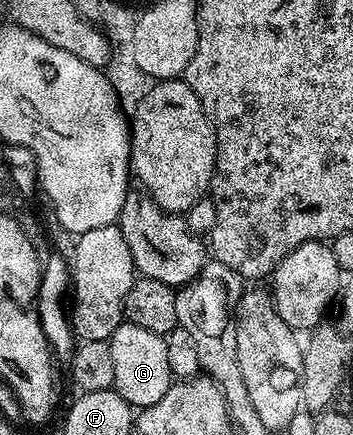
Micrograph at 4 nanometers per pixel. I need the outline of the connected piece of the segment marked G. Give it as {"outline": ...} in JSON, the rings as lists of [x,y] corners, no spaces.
{"outline":[[[124,320],[108,341],[112,348],[113,390],[124,396],[124,400],[135,408],[156,404],[156,400],[168,392],[172,381],[165,337]]]}

